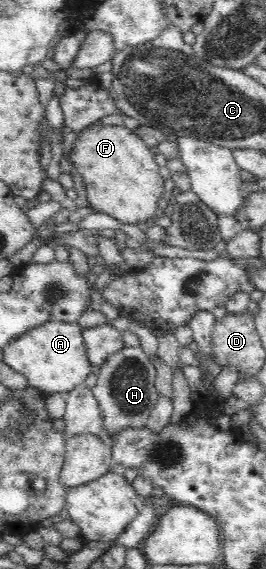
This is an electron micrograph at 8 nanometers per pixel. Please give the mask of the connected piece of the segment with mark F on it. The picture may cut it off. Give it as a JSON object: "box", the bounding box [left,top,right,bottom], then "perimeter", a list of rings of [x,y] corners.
{"box":[70,125,164,224],"perimeter":[[[96,125],[77,133],[70,161],[84,180],[89,206],[122,224],[146,223],[158,208],[164,193],[164,178],[158,172],[150,147],[133,131],[122,126]]]}

